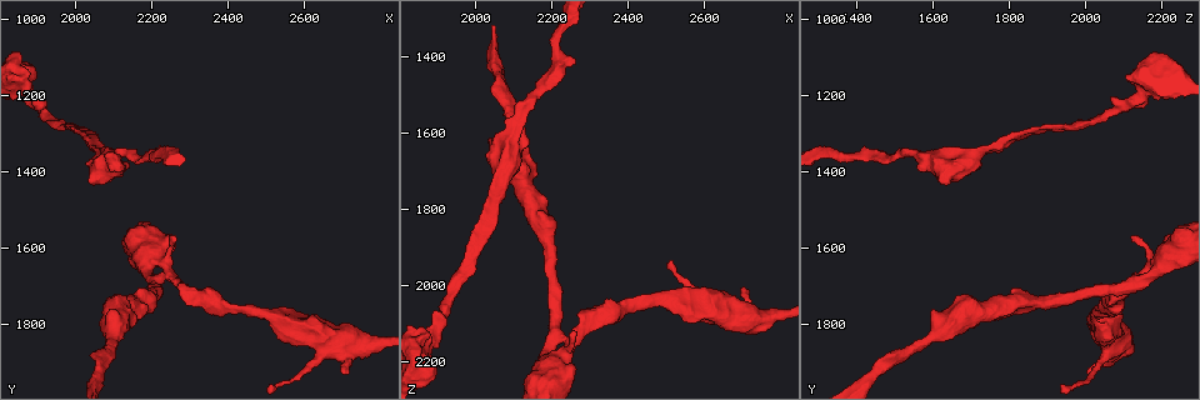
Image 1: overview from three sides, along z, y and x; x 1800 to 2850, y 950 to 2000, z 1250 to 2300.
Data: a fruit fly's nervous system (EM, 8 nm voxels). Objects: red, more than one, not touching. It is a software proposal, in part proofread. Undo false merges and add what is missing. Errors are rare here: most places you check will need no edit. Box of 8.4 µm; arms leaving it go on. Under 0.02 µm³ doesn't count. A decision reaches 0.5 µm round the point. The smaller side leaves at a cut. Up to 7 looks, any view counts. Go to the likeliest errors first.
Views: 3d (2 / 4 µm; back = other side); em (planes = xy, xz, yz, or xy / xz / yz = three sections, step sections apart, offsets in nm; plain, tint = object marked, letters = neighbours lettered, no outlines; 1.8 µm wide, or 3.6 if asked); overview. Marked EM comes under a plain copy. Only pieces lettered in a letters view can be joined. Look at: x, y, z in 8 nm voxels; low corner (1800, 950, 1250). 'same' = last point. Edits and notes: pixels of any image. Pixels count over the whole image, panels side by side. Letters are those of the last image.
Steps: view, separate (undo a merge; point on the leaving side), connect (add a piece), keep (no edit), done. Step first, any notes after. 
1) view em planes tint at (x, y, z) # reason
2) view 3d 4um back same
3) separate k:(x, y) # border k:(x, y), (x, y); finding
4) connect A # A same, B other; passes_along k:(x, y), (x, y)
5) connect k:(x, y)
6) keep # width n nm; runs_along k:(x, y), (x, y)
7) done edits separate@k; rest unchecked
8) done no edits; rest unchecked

view em xz step 4 letters at (2255, 1685, 2145)

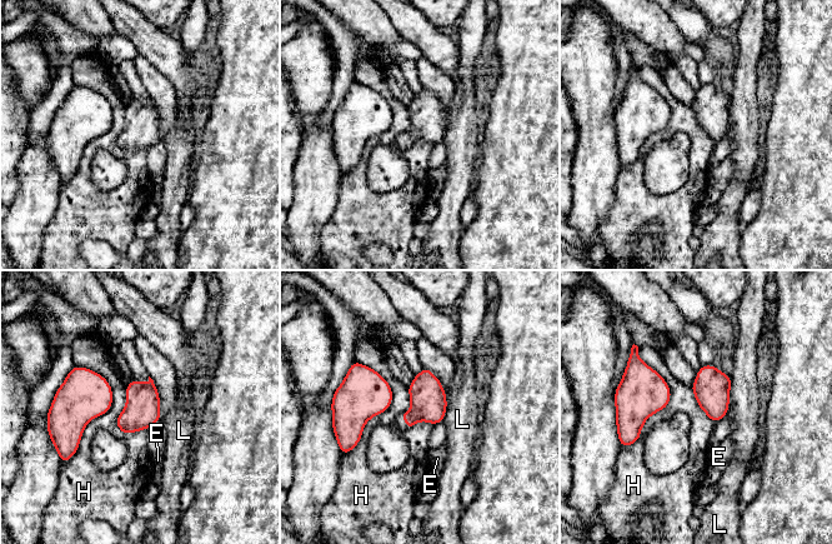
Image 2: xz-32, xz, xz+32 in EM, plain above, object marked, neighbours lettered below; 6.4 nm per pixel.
keep # E other, H other, L other; continuous, no second neuron

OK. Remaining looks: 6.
view 3d 4um at (2260, 1365, 1415) # branch stops here

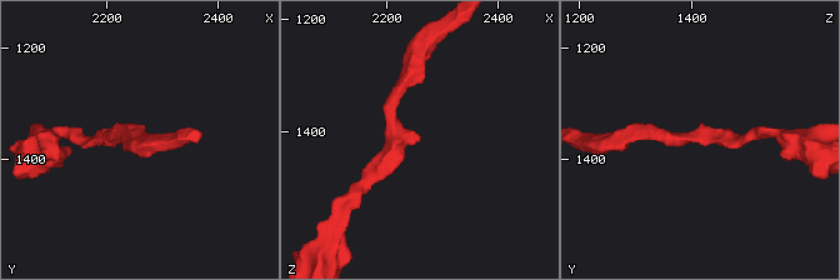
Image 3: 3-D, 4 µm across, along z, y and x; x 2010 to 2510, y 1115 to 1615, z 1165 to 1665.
view em yz step 16 letters at (2260, 1360, 1420) # arm_widths 170, 180 nm; need the tissue

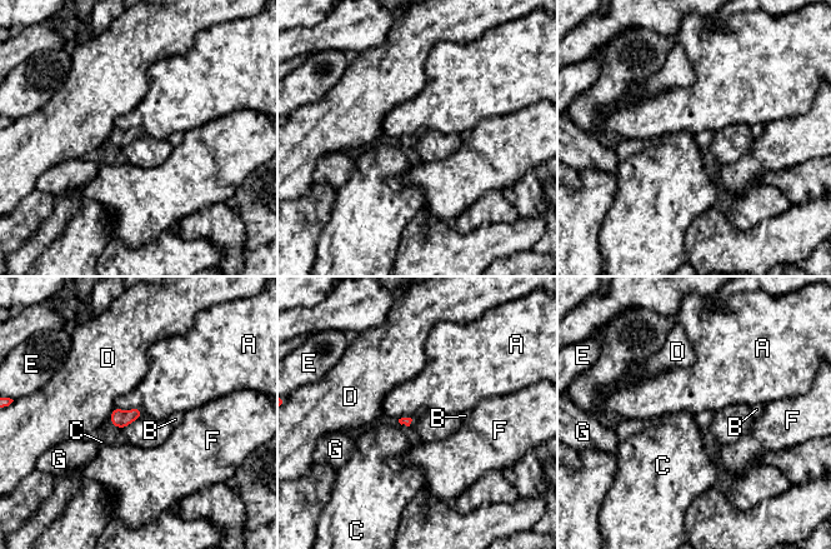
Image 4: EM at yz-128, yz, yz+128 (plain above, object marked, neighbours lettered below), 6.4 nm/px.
keep # longest_contact A 200 nm; A other, B other, C other, D other, E other, F other, G other; border 4:(115, 407), (139, 408), (144, 413); no lettered piece goes on from it

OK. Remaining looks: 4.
view em xy step 4 tint at (2505, 1775, 2015) # thick turns thin

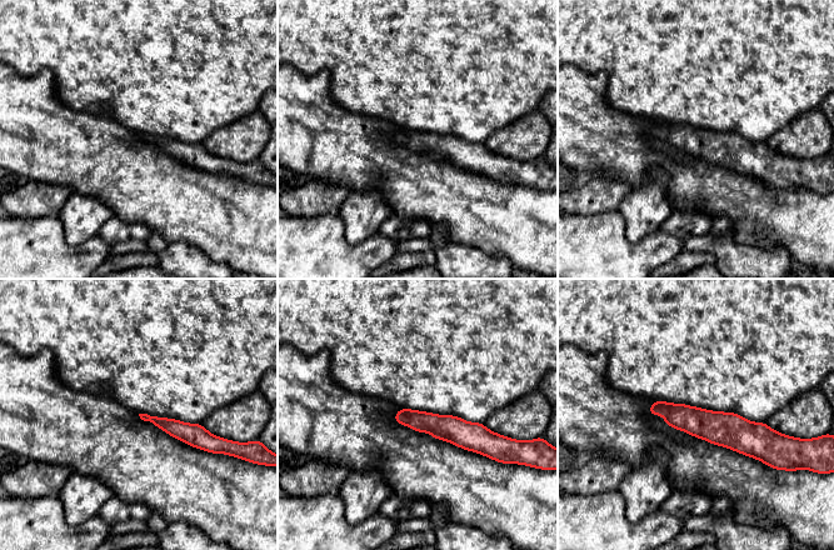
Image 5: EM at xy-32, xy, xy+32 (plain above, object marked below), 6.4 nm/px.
view em xy step 4 letters same

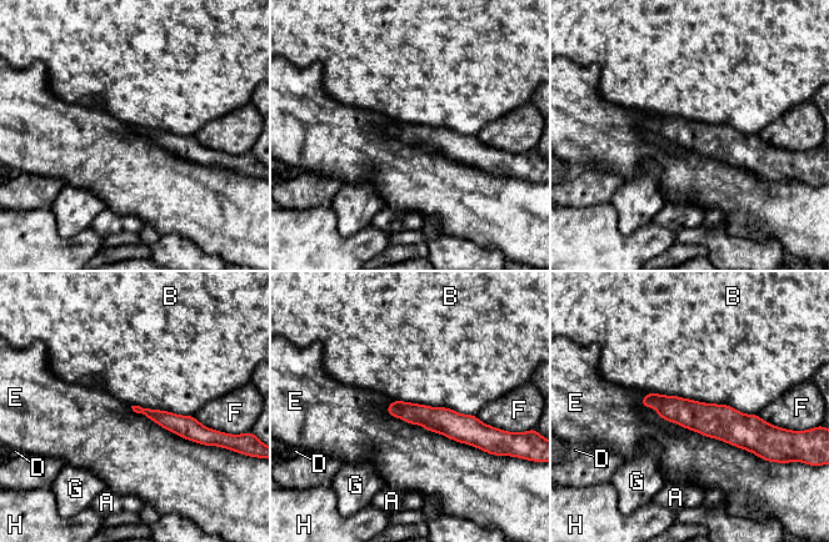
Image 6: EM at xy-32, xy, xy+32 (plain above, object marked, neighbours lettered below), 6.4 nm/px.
keep # width 80 nm; A other, B other, D other, E other, F other, G other, H other; runs_along 6:(647, 396), (690, 415), (762, 433); all the same neuron

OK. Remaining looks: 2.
done no edits; rest unchecked

